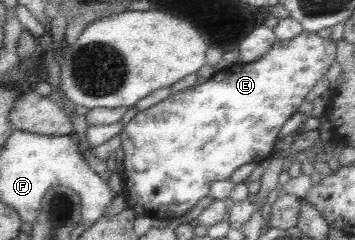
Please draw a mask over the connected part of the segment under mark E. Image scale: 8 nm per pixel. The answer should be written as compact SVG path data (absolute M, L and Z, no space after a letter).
M300 32L294 39L288 41L275 41L270 49L258 61L244 63L240 61L236 64L230 64L221 70L215 71L206 81L201 84L194 84L192 87L168 94L166 99L159 101L136 112L136 114L123 126L119 133L121 139L121 147L123 149L122 178L123 190L127 208L135 215L144 215L154 219L168 219L169 221L181 220L182 217L190 210L198 201L210 195L210 185L214 181L229 180L230 175L236 171L241 165L257 162L258 165L269 156L274 154L274 144L278 137L278 129L282 127L282 123L288 119L296 108L304 101L304 96L310 91L313 85L328 71L330 64L335 61L335 42L330 38L319 37L315 33Z

